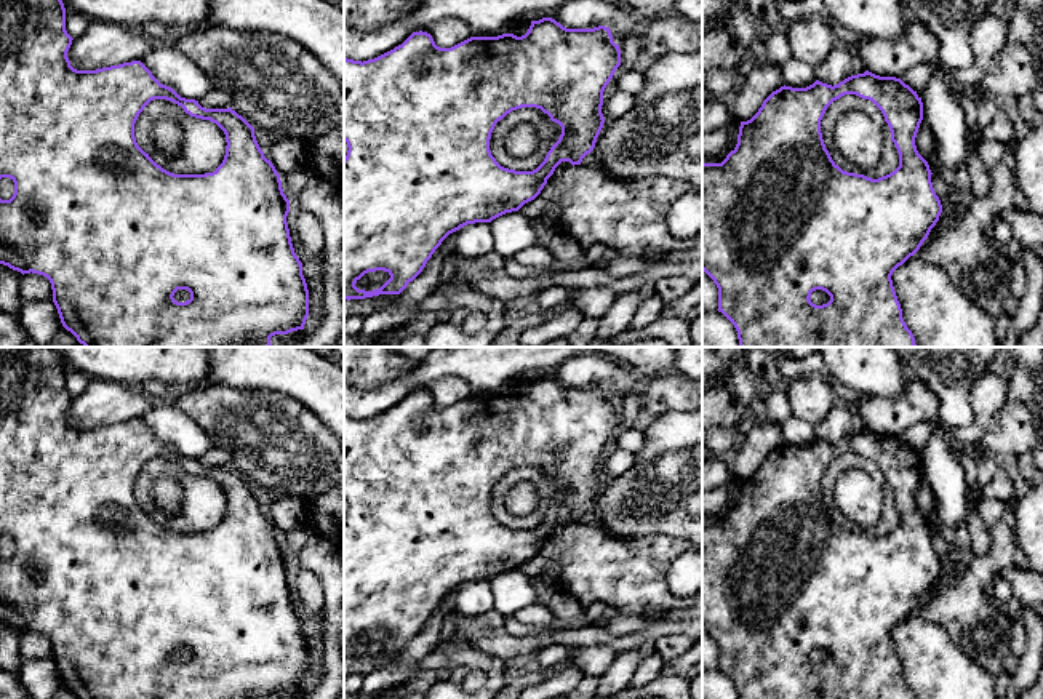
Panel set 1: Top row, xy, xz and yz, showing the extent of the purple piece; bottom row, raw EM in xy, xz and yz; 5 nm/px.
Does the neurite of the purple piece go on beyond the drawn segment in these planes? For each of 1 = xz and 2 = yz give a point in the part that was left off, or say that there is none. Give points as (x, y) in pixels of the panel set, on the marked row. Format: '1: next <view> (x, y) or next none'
1: next none
2: next none

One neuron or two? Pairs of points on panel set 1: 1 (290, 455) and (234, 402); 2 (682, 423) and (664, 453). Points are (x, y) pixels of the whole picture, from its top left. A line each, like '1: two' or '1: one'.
1: one
2: one

